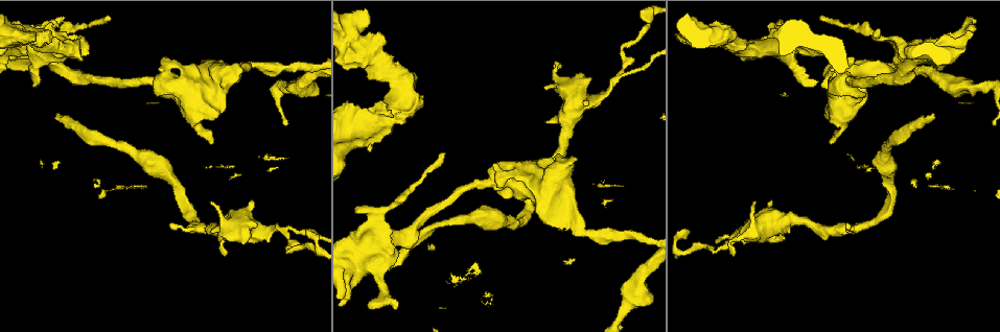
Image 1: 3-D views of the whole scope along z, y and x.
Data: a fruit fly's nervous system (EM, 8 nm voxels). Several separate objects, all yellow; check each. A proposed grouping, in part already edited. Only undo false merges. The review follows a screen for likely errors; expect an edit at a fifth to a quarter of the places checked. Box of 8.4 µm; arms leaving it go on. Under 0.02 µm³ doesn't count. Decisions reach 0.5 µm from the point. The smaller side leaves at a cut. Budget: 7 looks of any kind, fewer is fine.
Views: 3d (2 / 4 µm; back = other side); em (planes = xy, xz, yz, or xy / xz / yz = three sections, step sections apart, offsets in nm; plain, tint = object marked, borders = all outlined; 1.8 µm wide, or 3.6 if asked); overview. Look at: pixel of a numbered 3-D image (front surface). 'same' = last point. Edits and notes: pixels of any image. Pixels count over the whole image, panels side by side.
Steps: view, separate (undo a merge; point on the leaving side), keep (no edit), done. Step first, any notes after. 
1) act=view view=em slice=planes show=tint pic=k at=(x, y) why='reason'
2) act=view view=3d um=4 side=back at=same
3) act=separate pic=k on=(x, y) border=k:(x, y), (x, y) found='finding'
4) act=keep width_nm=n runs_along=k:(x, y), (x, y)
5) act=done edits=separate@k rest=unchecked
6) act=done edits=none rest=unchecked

act=view view=em slice=planes show=plain pic=1 at=(388, 207) why='a narrow waist'

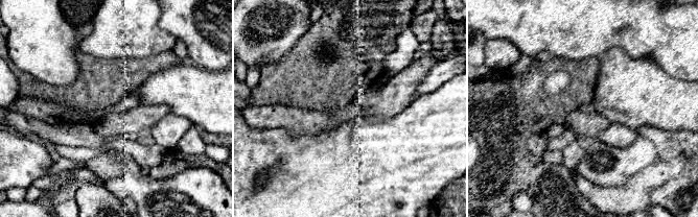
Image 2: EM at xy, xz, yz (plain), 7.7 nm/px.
act=view view=em slice=planes show=tint at=same why='where the object lies'

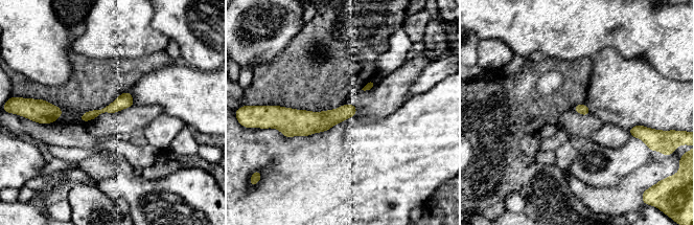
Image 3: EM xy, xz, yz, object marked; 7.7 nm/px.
act=keep found='all the same neuron'

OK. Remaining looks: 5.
act=view view=em slice=planes show=tint pic=1 at=(718, 38) why='thick turns thin'

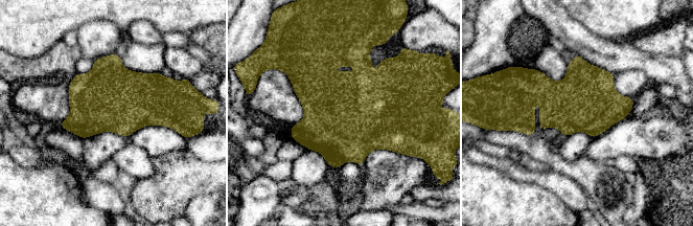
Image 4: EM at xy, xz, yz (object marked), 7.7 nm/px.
act=keep found='all the same neuron'

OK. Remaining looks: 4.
act=view view=em slice=xy step=4 show=borders pic=1 at=(614, 79) why='a fork'

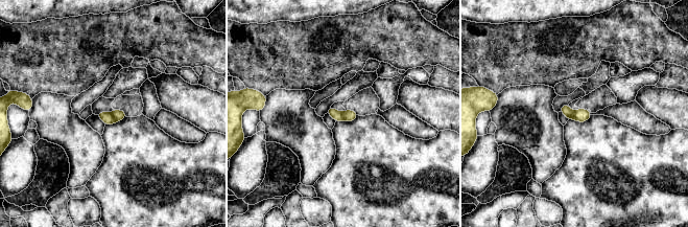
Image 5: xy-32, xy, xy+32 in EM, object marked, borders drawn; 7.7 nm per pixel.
act=separate pic=5 on=(118, 114) border=5:(111, 113), (117, 120) found='two neurons meet here'

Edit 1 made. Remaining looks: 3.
act=done edits=separate@5 rest=unchecked

